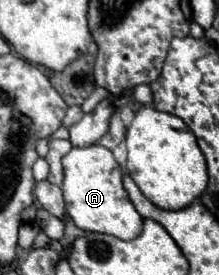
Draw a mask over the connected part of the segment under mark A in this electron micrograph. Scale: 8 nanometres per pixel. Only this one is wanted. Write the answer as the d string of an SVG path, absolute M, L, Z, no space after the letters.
M99 144L87 146L87 148L71 148L67 156L63 156L63 168L65 168L65 180L63 180L63 198L65 198L65 208L71 220L75 222L77 228L85 232L103 232L117 236L121 240L133 240L141 234L143 230L143 218L135 210L133 202L129 200L125 188L123 188L123 168L117 164L113 158L111 150Z

